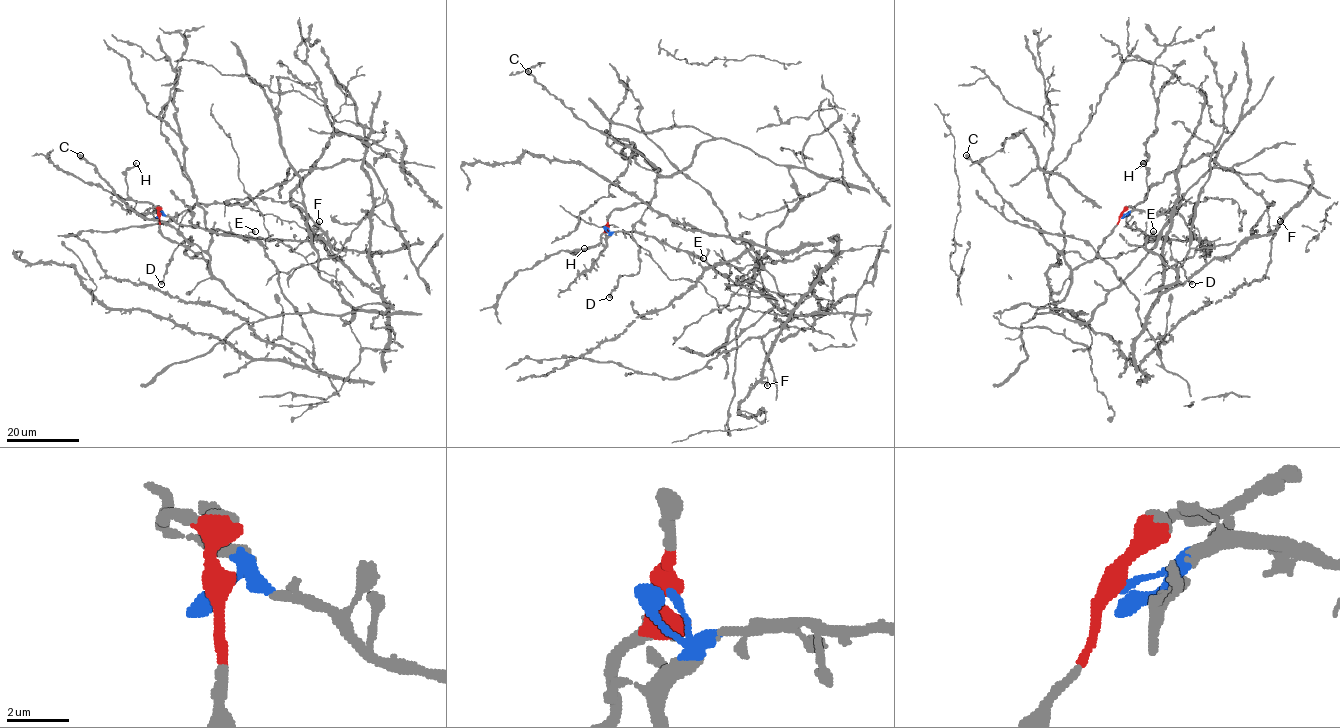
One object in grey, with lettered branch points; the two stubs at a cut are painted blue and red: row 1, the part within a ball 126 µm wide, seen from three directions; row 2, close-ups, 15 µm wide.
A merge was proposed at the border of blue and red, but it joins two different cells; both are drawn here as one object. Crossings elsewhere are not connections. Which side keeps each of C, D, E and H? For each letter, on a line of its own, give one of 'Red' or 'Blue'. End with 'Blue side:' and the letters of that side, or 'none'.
C: Red
D: Red
E: Blue
H: Red
Blue side: E

